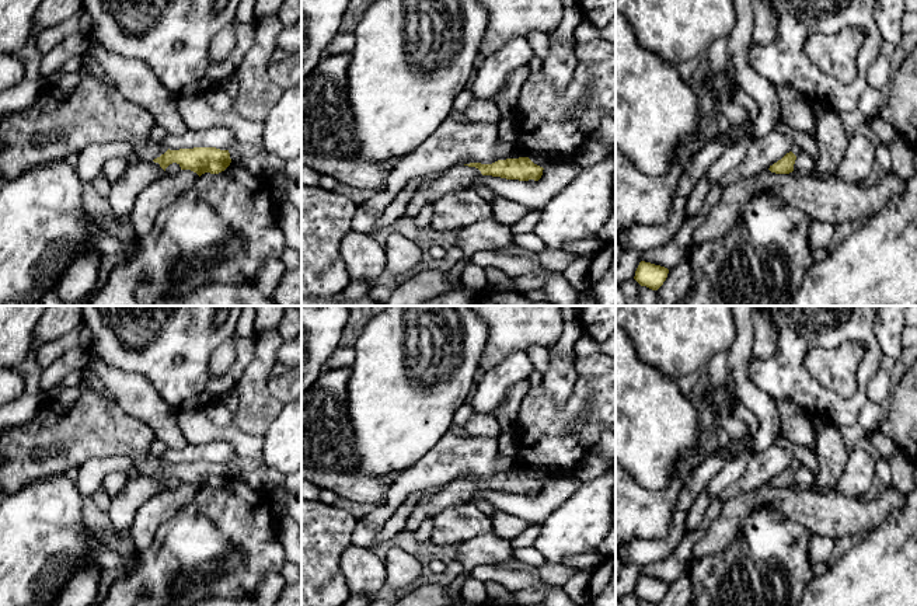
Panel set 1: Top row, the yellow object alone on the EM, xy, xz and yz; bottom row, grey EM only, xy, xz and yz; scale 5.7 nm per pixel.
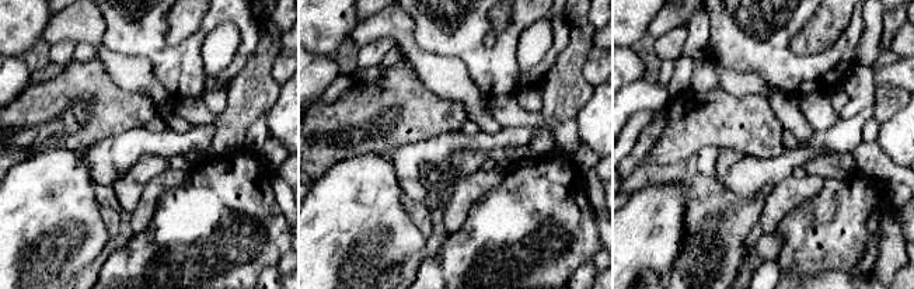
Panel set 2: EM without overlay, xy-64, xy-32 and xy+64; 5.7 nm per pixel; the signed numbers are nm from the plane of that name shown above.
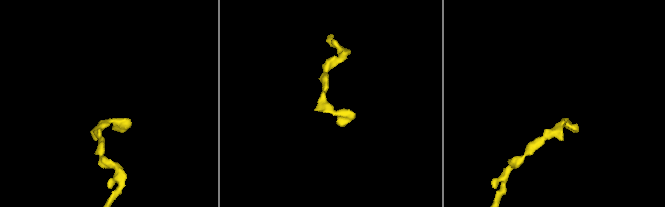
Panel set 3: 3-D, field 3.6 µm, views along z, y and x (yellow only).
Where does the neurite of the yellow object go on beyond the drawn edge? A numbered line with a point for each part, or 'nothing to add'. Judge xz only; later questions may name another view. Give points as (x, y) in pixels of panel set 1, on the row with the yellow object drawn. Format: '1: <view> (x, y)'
1: xz (457, 178)

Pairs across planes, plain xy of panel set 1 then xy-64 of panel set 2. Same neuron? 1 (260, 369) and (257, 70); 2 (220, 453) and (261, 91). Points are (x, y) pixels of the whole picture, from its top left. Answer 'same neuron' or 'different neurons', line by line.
1: same neuron
2: different neurons

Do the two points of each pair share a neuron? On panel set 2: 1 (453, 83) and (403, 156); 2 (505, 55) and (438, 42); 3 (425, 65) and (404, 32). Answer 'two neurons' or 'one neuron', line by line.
1: two neurons
2: one neuron
3: one neuron

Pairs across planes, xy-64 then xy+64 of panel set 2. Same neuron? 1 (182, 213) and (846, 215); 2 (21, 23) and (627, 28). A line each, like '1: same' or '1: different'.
1: same
2: same

